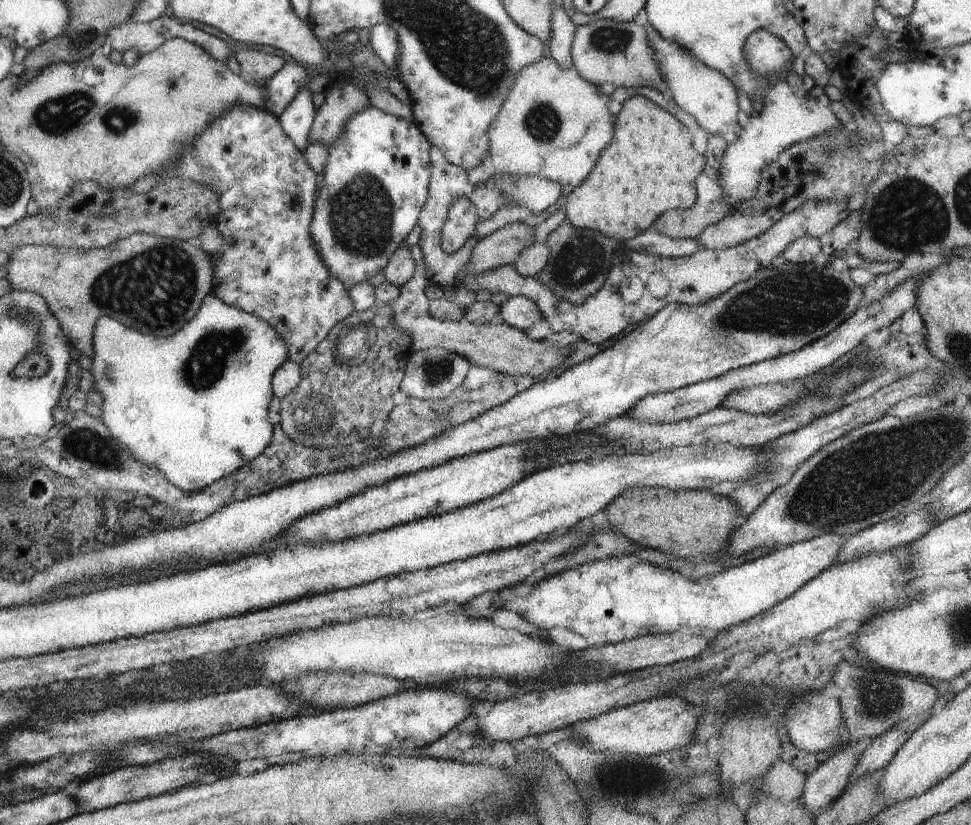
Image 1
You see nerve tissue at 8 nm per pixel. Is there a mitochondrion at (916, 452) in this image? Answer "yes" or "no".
yes

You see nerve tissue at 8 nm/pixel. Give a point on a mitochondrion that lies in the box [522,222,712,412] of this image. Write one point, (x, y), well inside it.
(576, 262)

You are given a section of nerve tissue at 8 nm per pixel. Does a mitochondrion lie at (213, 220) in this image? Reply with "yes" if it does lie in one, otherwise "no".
no

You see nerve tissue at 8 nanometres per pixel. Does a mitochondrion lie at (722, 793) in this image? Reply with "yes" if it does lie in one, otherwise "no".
no

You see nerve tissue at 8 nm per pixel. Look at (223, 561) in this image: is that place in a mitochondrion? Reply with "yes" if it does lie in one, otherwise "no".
no

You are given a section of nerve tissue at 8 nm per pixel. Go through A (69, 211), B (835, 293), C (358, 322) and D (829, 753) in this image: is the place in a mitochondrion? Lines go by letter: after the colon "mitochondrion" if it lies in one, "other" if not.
A: other
B: mitochondrion
C: mitochondrion
D: other

